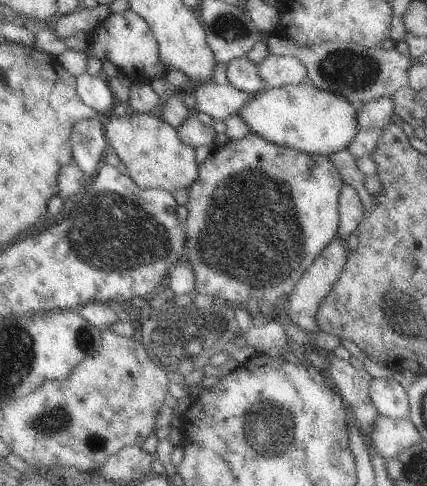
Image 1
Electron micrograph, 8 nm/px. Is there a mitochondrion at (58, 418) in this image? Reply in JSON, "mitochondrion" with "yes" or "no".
{"mitochondrion":"yes"}

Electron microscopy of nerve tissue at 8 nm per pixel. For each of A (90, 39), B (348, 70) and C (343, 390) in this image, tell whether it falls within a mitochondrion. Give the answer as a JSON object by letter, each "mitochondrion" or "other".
{"A":"other","B":"mitochondrion","C":"other"}

